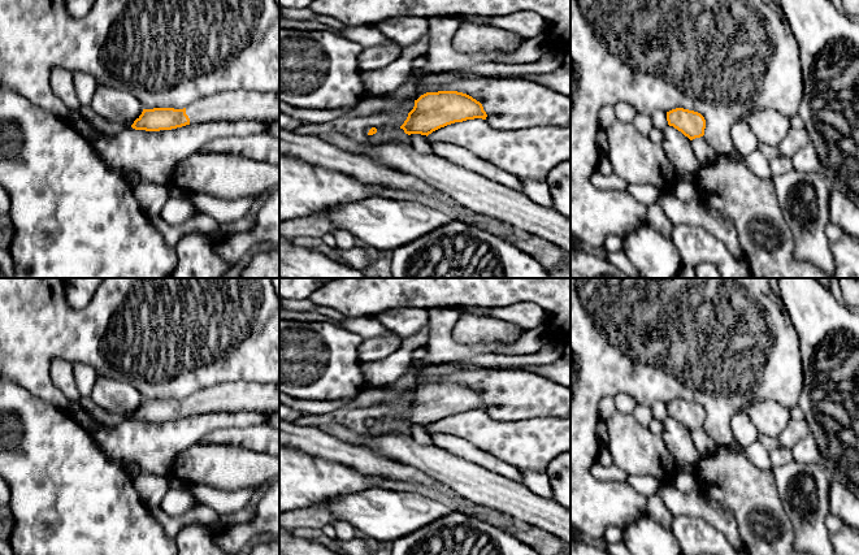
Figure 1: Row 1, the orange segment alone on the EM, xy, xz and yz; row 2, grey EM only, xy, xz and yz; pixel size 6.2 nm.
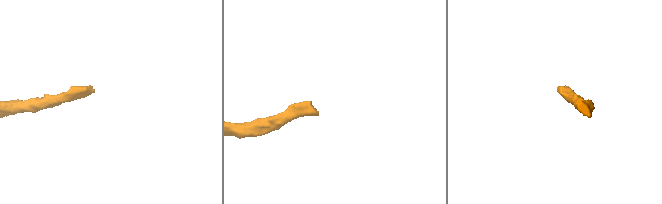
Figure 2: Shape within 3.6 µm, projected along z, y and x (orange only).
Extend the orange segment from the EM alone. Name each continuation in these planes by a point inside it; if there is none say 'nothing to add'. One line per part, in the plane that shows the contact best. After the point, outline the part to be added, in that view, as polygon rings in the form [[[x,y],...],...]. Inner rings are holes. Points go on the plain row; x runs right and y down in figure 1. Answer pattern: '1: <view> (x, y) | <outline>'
1: xy (229, 397) | [[[225,382],[196,391],[186,399],[190,415],[208,412],[279,411],[279,383]]]

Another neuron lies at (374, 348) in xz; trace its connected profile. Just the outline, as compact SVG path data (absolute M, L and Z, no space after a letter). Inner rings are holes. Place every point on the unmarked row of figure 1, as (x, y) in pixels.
M389 331L387 335L363 339L359 346L359 357L363 363L378 361L395 352L400 346L400 338Z

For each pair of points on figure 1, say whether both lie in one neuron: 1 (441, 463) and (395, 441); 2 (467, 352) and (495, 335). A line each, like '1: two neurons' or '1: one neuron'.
1: one neuron
2: two neurons

